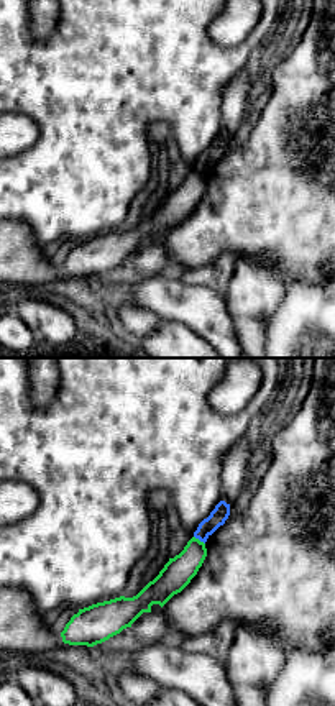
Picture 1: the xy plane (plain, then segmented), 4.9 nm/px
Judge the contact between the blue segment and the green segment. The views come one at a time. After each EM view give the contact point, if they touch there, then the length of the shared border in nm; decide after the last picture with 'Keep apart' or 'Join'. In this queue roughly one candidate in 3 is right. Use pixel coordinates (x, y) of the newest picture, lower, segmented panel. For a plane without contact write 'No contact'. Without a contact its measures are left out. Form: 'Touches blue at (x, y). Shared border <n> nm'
Touches blue at (199, 539). Shared border 70 nm

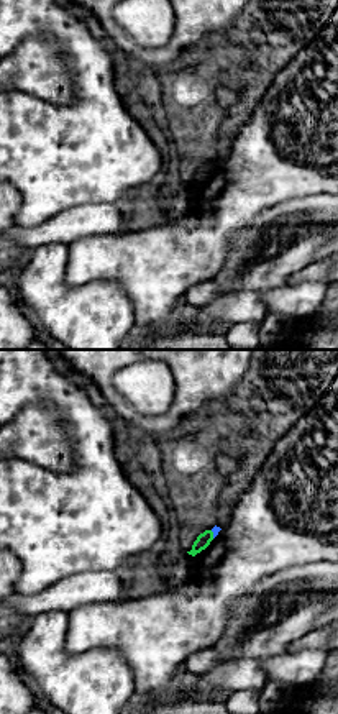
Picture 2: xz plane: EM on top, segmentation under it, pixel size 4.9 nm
Touches blue at (214, 534). Shared border 40 nm

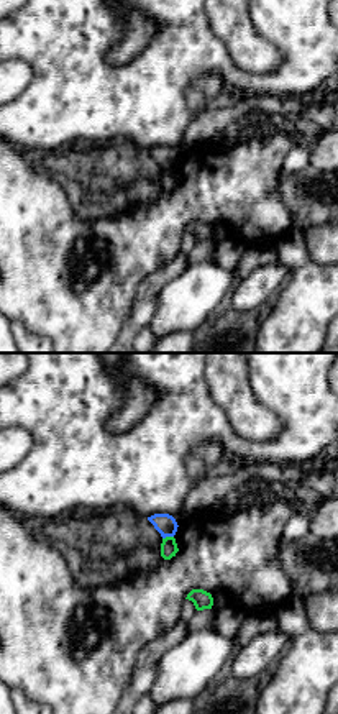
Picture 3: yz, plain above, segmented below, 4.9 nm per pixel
Touches blue at (168, 535). Shared border 60 nm

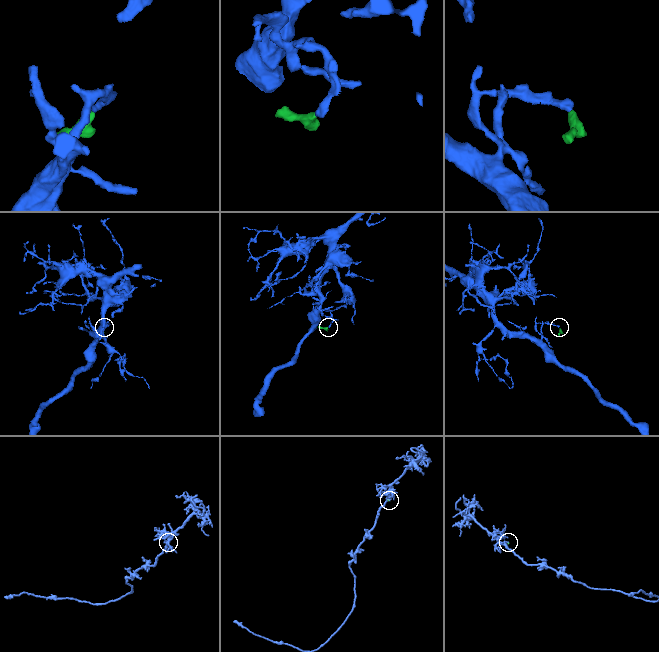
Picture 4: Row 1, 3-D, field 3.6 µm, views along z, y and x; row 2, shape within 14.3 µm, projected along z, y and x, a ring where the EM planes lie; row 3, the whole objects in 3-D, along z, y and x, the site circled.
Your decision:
Keep apart

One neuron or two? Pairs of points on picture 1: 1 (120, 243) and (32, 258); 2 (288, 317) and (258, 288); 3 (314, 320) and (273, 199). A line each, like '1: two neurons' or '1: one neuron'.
1: one neuron
2: two neurons
3: two neurons

